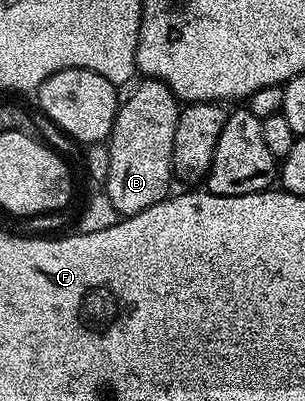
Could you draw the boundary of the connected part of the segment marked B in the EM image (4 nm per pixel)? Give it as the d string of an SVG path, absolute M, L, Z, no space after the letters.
M141 77L132 88L128 99L119 103L116 112L110 141L107 143L110 168L108 178L102 184L110 196L110 204L118 208L121 216L137 214L150 208L150 204L158 204L163 198L169 197L168 185L174 182L174 128L182 109L173 90L156 78Z

